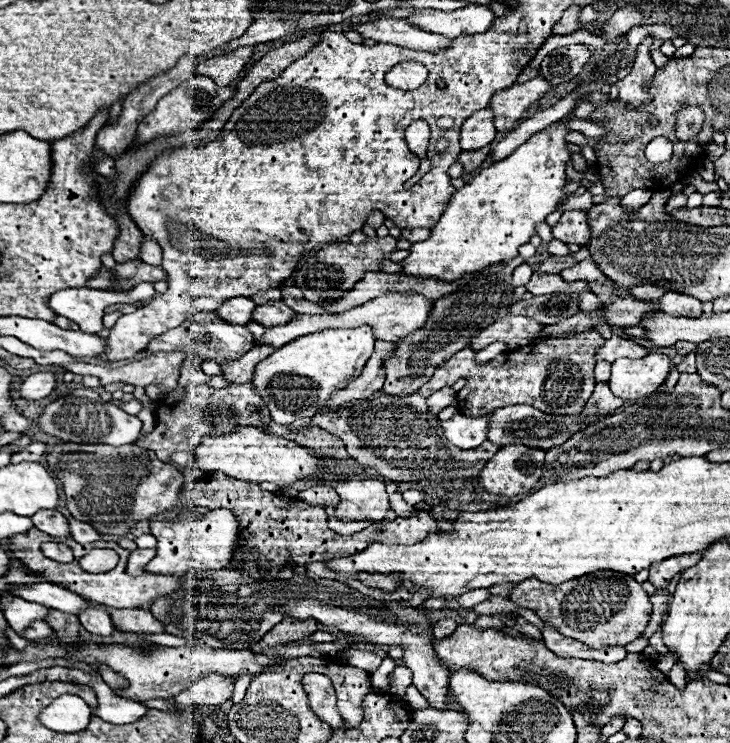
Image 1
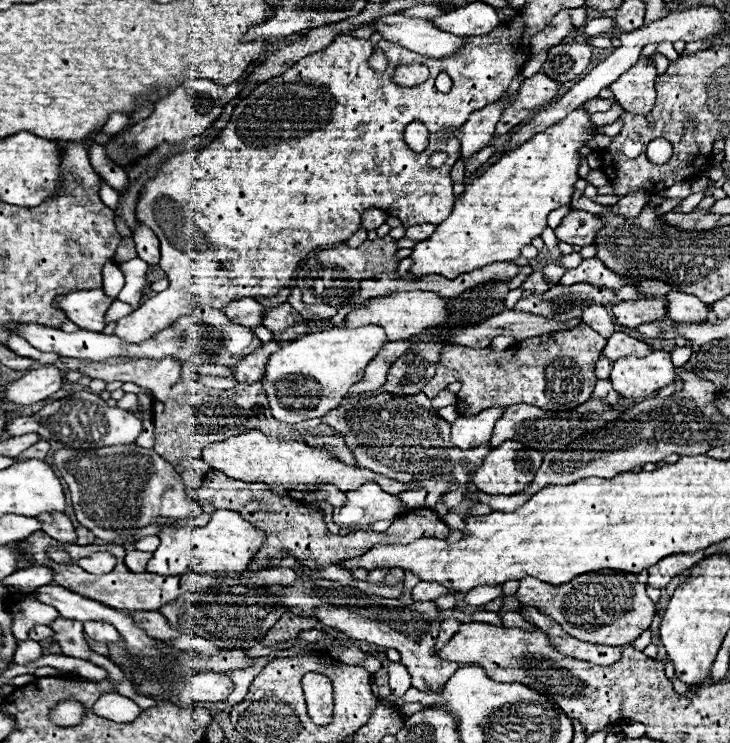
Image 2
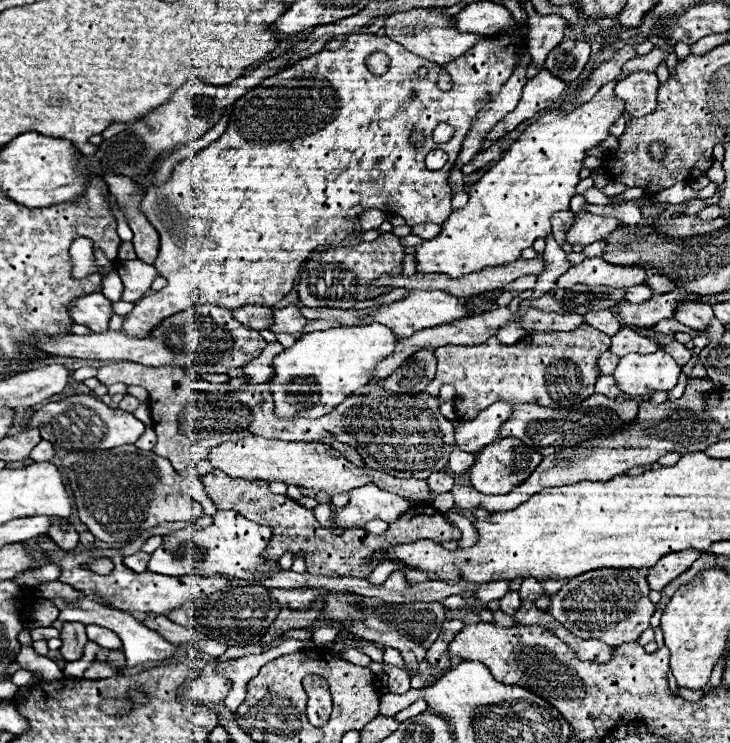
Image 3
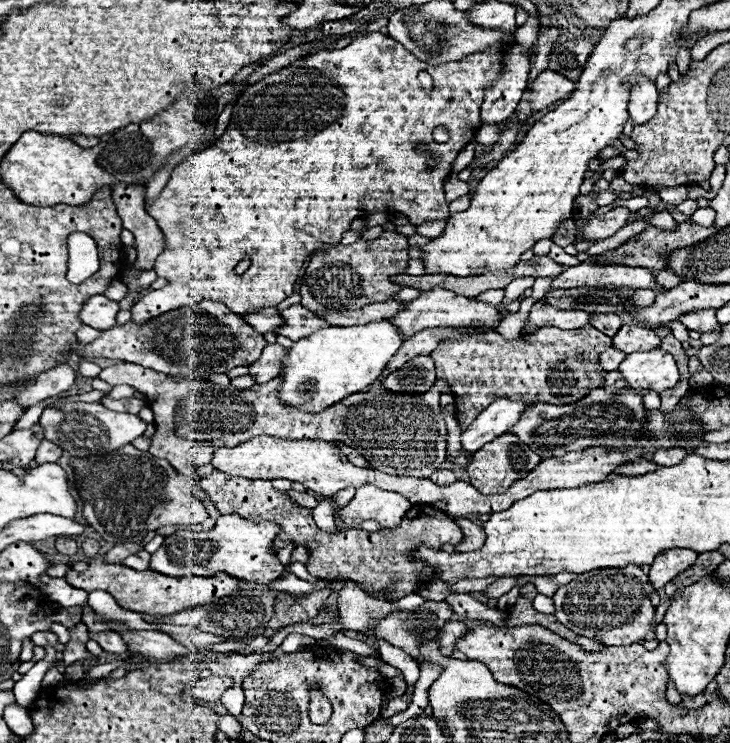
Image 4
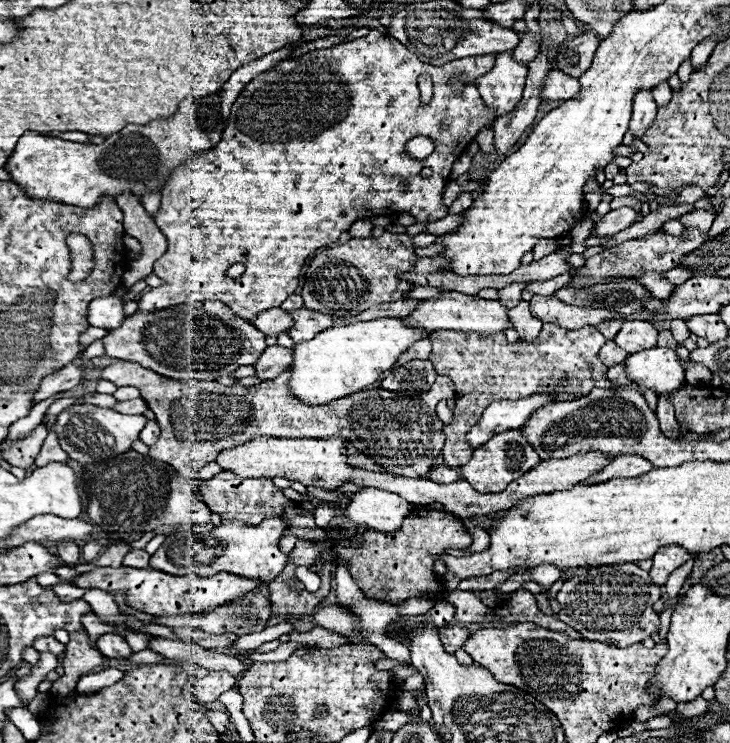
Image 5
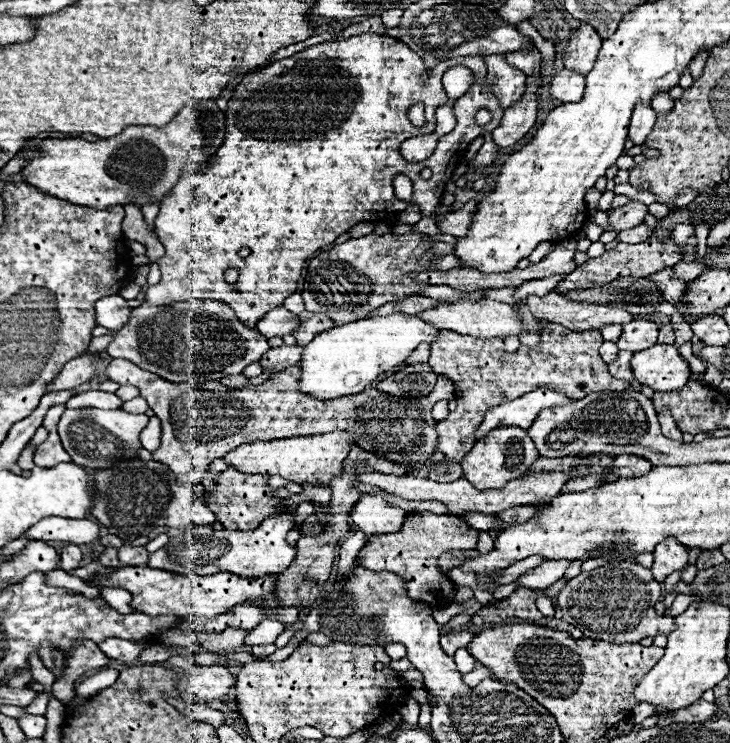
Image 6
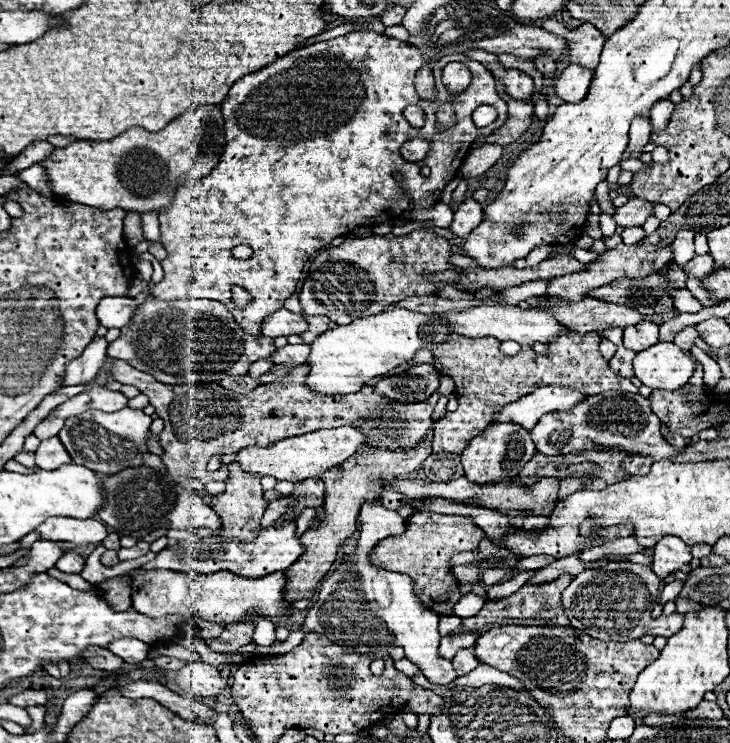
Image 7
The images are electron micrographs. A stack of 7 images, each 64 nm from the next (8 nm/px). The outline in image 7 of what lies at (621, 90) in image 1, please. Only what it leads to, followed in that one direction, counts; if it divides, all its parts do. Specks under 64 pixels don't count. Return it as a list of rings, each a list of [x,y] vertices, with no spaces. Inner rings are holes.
[[[636,118],[630,126],[630,142],[628,142],[628,150],[626,150],[626,158],[634,158],[640,160],[640,156],[644,154],[644,146],[648,144],[648,136],[650,136],[650,118]]]

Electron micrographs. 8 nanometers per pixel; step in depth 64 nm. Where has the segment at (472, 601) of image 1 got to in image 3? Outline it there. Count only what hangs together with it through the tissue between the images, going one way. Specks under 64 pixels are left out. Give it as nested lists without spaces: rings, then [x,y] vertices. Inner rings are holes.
[[[500,580],[500,582],[482,584],[482,586],[476,590],[476,598],[480,600],[480,604],[490,602],[490,600],[500,600],[500,598],[508,592],[508,584],[510,584],[510,580]]]

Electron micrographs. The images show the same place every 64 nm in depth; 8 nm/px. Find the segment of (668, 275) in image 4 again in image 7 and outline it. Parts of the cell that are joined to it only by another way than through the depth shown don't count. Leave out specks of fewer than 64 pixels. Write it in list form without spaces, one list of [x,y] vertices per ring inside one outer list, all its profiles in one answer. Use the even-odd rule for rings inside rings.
[[[706,254],[706,256],[694,256],[686,266],[684,266],[684,272],[688,276],[696,276],[696,278],[702,278],[706,276],[708,272],[714,270],[714,262],[712,258]]]

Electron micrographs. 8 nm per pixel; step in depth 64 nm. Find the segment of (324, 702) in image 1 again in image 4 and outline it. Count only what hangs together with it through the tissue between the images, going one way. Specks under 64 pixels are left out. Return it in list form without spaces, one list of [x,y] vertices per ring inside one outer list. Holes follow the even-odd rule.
[[[312,690],[312,702],[310,702],[310,720],[314,720],[316,724],[322,724],[324,720],[328,720],[328,716],[332,714],[332,706],[328,702],[326,696],[322,696],[318,690]]]

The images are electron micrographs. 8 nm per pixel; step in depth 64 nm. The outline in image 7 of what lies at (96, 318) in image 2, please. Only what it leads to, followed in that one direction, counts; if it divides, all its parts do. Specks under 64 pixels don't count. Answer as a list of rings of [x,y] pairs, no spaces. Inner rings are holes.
[[[104,298],[98,304],[98,320],[106,328],[122,328],[132,318],[132,312],[140,306],[136,298]]]

